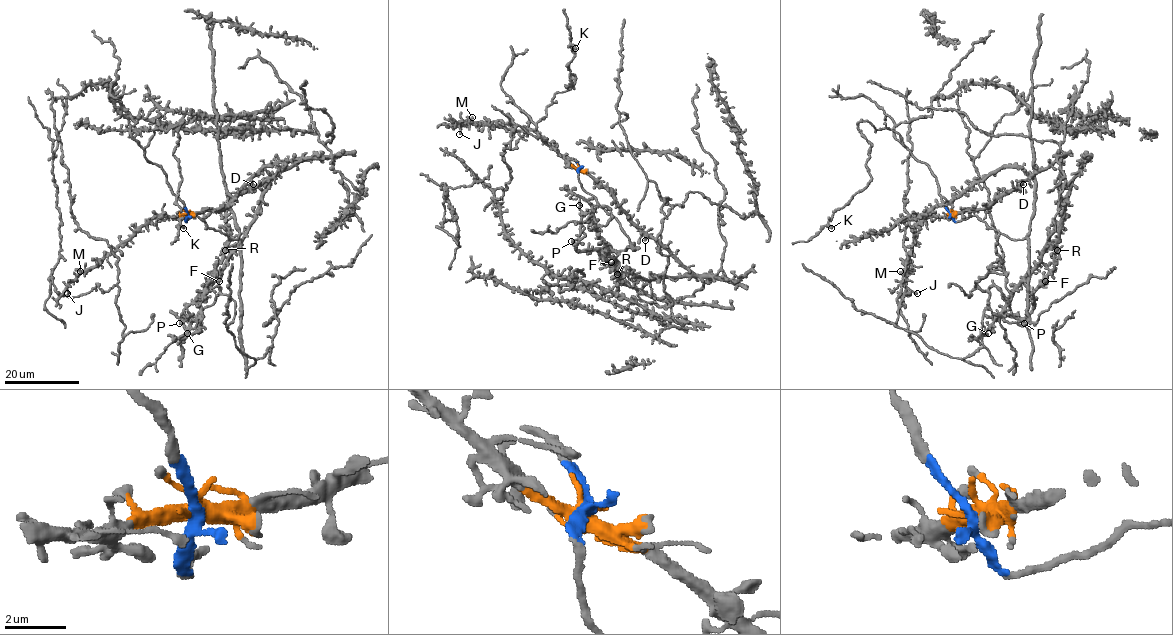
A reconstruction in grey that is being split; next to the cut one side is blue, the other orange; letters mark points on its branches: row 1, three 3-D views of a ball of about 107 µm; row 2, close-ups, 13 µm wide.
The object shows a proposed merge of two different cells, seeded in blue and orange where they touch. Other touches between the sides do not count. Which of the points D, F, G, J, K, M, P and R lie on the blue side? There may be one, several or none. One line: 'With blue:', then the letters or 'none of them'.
With blue: K

